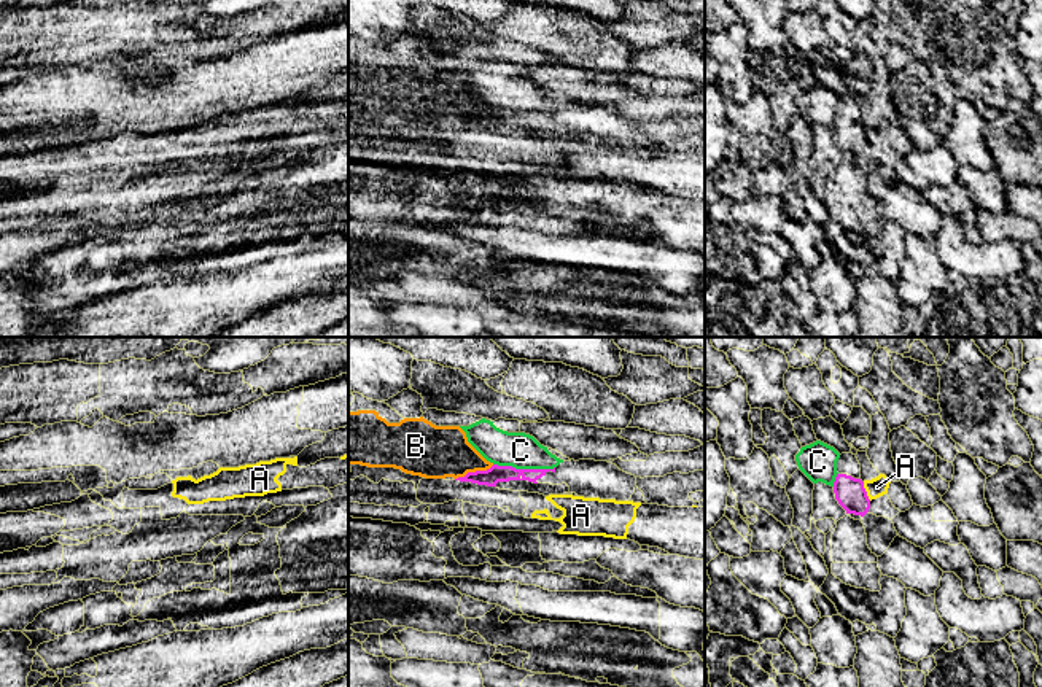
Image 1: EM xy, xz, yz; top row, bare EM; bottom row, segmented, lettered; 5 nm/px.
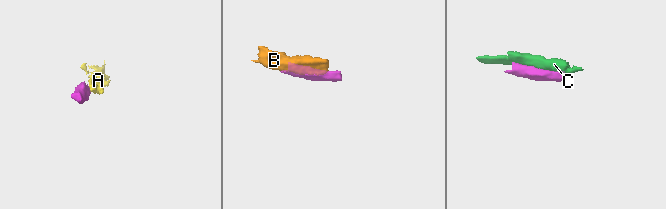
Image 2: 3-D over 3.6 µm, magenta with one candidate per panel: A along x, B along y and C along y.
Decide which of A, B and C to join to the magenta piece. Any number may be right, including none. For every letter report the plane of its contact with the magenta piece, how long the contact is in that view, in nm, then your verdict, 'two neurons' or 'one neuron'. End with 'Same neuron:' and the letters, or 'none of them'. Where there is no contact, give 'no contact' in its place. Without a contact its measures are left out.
A: meets magenta in yz; contact 100 nm long; two neurons
B: meets magenta in xz; contact 220 nm long; two neurons
C: meets magenta in xz; contact 320 nm long; two neurons
Same neuron: none of them

